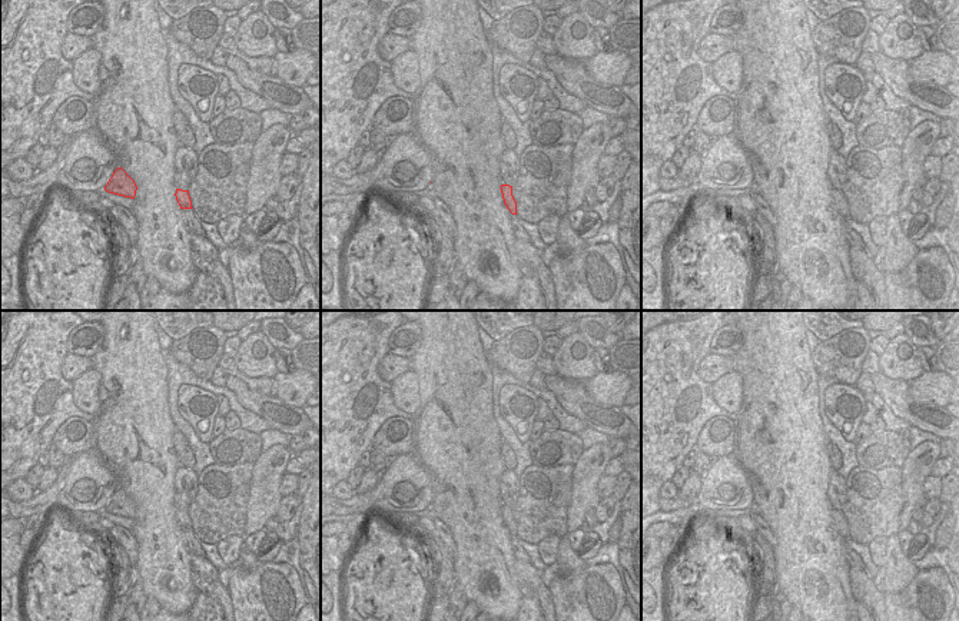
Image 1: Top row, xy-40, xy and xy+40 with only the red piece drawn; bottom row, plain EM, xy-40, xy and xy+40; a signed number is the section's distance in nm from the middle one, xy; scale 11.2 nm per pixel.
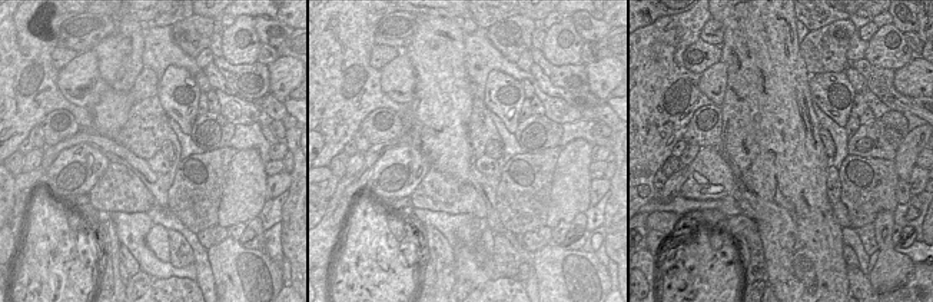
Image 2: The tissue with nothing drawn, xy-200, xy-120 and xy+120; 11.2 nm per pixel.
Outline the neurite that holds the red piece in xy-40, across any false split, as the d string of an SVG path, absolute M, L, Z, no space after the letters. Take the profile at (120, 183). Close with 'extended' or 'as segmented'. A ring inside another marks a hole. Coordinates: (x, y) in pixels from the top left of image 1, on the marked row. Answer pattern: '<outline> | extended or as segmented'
M117 167L104 186L104 190L113 195L135 199L137 186L122 167Z | as segmented

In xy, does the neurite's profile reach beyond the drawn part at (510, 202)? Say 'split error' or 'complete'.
complete

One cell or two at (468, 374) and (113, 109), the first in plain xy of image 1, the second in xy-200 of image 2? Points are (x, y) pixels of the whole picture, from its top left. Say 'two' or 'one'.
one

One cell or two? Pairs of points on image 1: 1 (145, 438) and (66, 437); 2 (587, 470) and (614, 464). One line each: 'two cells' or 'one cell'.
1: two cells
2: two cells

